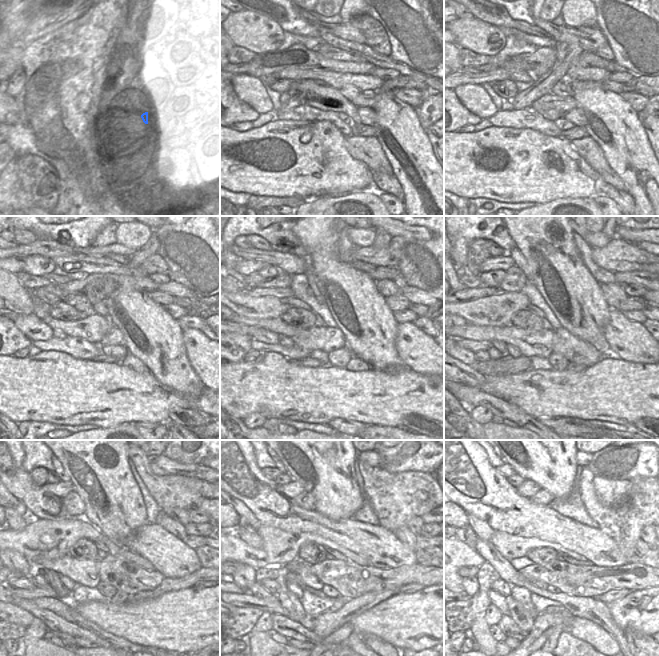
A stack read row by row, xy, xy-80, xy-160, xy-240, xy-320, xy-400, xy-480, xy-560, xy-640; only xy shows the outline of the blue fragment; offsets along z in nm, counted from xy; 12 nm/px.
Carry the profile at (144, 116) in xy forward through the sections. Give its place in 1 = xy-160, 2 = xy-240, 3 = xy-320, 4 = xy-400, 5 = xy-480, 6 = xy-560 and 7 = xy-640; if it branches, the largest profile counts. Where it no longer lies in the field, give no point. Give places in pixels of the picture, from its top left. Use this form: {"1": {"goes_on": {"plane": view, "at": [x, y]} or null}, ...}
{"1": {"goes_on": {"plane": "xy-160", "at": [575, 116]}}, "2": {"goes_on": {"plane": "xy-240", "at": [114, 336]}}, "3": {"goes_on": {"plane": "xy-320", "at": [327, 339]}}, "4": {"goes_on": {"plane": "xy-400", "at": [531, 344]}}, "5": {"goes_on": {"plane": "xy-480", "at": [84, 572]}}, "6": {"goes_on": {"plane": "xy-560", "at": [309, 579]}}, "7": {"goes_on": {"plane": "xy-640", "at": [540, 584]}}}

